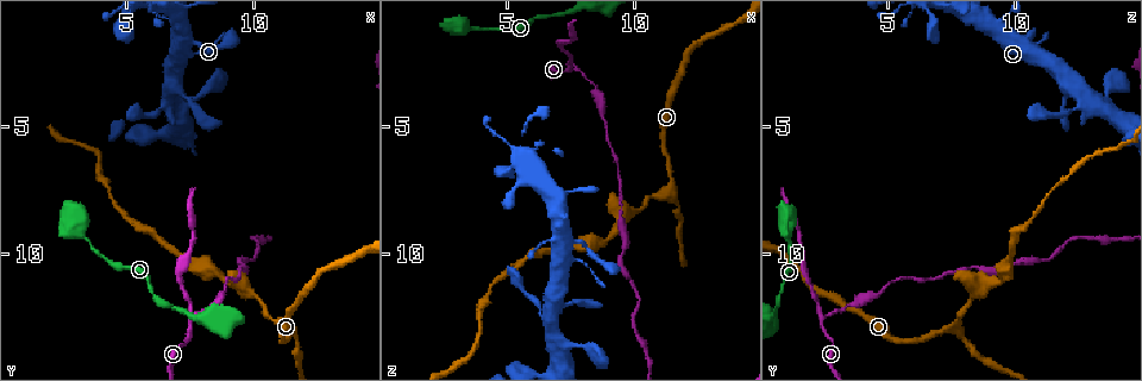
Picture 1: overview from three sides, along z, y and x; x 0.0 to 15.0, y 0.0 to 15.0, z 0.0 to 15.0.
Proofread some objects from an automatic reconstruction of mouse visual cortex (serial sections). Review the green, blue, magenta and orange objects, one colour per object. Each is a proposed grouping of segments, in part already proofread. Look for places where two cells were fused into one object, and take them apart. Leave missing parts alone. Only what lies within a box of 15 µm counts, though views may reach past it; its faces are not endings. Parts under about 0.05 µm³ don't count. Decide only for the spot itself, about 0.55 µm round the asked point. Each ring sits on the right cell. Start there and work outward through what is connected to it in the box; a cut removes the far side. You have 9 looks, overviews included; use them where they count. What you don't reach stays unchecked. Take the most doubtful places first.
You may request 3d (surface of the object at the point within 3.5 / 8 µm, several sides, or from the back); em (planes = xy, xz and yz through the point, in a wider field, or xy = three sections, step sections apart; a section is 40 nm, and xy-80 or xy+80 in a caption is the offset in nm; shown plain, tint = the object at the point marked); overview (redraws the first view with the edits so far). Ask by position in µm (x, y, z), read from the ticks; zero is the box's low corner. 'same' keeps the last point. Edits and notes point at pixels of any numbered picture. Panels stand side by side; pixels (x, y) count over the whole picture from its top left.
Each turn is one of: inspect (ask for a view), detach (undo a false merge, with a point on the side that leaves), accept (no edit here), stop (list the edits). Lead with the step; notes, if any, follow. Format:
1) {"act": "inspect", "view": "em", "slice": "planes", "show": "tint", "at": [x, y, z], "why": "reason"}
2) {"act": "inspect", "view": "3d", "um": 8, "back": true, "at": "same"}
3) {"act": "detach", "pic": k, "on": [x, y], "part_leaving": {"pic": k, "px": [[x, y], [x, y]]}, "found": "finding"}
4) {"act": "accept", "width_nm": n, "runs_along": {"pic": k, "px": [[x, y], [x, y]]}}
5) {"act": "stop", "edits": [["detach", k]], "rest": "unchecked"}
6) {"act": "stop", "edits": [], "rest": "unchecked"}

{"act": "inspect", "view": "3d", "um": 3.5, "at": [7.5, 12.5, 2.4], "why": "side arm on a straight run"}

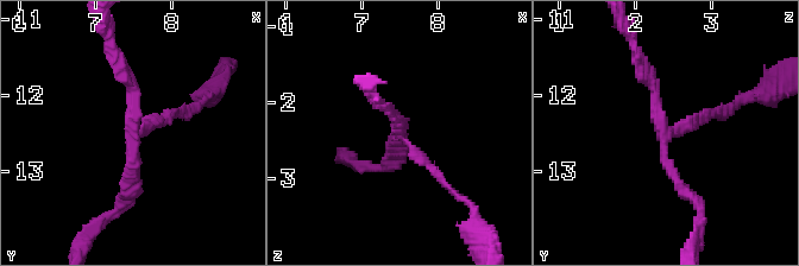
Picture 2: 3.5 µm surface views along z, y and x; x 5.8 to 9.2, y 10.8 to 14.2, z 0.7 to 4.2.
{"act": "inspect", "view": "em", "slice": "planes", "show": "tint", "at": [7.55, 12.50, 2.45], "why": "now the EM"}

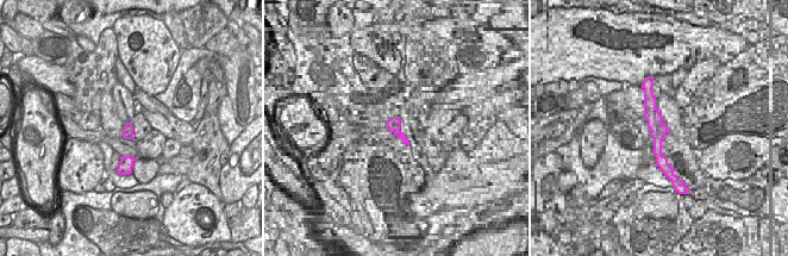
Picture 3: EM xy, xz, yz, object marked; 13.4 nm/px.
{"act": "inspect", "view": "em", "slice": "xy", "step": 1, "show": "tint", "at": "same"}

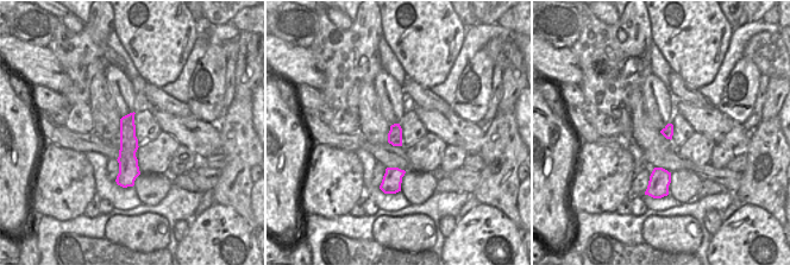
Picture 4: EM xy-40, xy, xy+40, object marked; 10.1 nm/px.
{"act": "detach", "pic": 2, "on": [167, 113], "arm_widths_nm": [150, 150, 150], "part_leaving": {"pic": 2, "px": [[140, 133], [207, 96]]}, "found": "a second cell is stuck on"}

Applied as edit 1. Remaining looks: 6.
{"act": "inspect", "view": "3d", "um": 3.5, "at": [2.8, 8.2, 0.8], "why": "thick turns thin"}

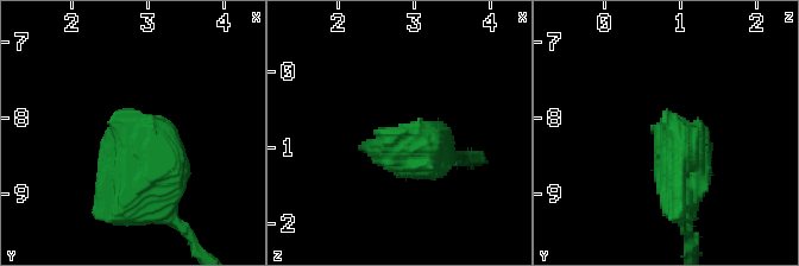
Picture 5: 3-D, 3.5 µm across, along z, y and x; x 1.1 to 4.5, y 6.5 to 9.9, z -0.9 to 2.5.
{"act": "inspect", "view": "em", "slice": "planes", "show": "tint", "at": [2.75, 8.25, 0.95], "why": "need the tissue"}

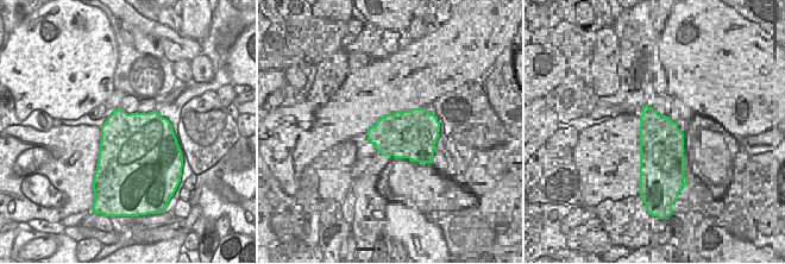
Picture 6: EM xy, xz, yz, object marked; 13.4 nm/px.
{"act": "accept", "found": "one cell here"}

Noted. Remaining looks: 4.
{"act": "inspect", "view": "em", "slice": "planes", "show": "tint", "at": [11.5, 13.0, 7.5], "why": "branch point"}

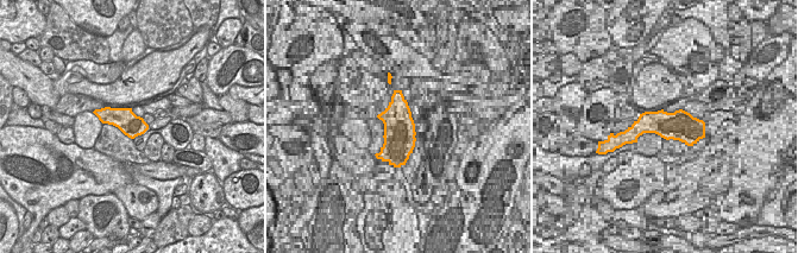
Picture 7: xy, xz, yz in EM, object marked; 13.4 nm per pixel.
{"act": "inspect", "view": "3d", "um": 3.5, "at": "same"}

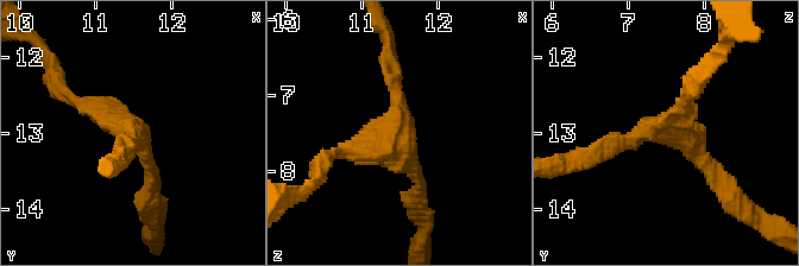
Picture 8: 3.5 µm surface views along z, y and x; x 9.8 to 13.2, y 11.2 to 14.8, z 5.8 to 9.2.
{"act": "accept", "runs_along": {"pic": 8, "px": [[391, 65], [395, 135], [329, 157]]}, "found": "one cell here"}

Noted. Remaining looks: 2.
{"act": "inspect", "view": "3d", "um": 3.5, "at": [7.1, 1.6, 9.8], "why": "abrupt turn"}

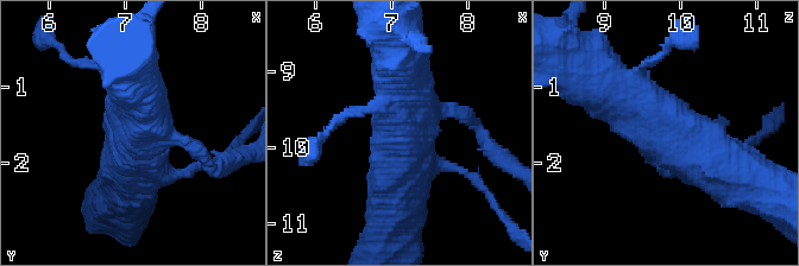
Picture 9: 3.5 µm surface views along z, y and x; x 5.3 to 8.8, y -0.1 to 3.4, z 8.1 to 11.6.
{"act": "accept", "runs_along": {"pic": 9, "px": [[642, 137], [667, 133], [761, 191]]}, "found": "continuous, no second cell"}

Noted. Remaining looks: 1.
{"act": "stop", "edits": [["detach", 2]], "rest": "unchecked"}

